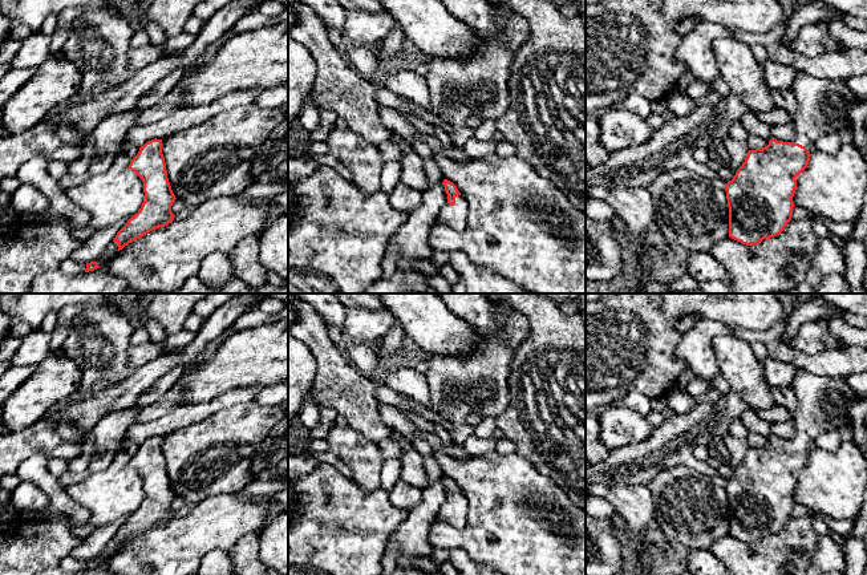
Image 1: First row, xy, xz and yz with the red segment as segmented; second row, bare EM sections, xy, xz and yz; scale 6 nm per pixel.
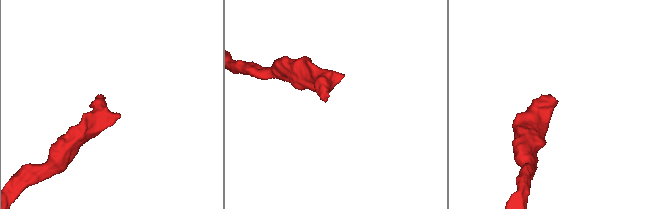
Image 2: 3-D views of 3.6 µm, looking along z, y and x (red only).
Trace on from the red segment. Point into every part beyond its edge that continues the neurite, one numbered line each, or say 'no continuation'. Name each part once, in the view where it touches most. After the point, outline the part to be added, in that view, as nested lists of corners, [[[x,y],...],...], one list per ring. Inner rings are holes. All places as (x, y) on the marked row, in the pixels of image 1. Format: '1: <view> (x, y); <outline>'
1: xz (454, 217); [[[462,195],[455,197],[455,205],[446,203],[435,218],[435,222],[445,224],[457,232],[465,232],[469,224],[469,206]]]

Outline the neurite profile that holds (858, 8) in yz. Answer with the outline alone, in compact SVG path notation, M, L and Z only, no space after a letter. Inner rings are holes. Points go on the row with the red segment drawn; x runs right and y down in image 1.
M822 0L844 15L867 19L867 0Z

